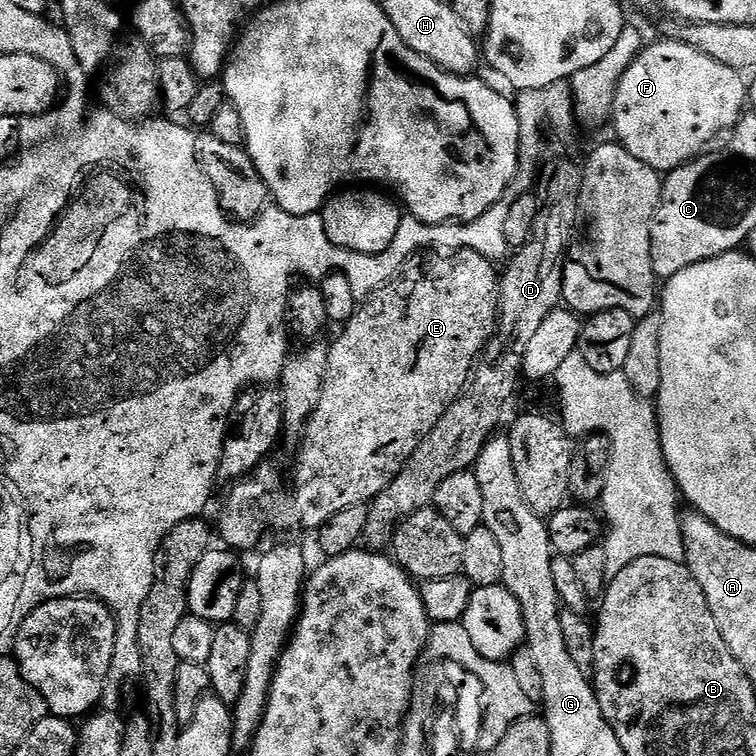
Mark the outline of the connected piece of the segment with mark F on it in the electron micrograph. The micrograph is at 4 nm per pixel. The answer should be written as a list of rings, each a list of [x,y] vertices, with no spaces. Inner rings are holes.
[[[663,43],[644,46],[621,74],[610,124],[616,127],[615,139],[638,162],[667,174],[701,155],[723,128],[735,125],[746,108],[746,80],[690,46]]]

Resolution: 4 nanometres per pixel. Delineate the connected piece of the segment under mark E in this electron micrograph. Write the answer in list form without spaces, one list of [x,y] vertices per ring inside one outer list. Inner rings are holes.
[[[472,251],[432,255],[436,256],[412,256],[391,281],[357,307],[356,313],[339,329],[340,337],[331,341],[318,406],[298,444],[300,453],[292,472],[292,489],[289,492],[284,489],[283,478],[268,462],[229,487],[232,489],[220,504],[216,524],[214,520],[219,539],[221,536],[229,549],[245,554],[260,540],[259,534],[252,532],[252,496],[260,496],[260,512],[269,516],[276,528],[318,530],[338,510],[368,504],[394,482],[414,450],[418,450],[422,438],[434,430],[438,418],[460,397],[478,357],[494,335],[498,319],[498,268],[493,261]]]

